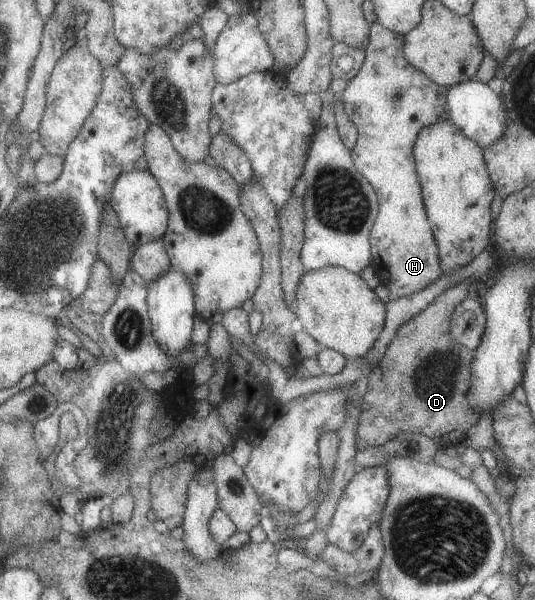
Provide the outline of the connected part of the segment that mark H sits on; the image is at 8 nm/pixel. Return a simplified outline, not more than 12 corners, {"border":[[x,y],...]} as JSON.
{"border":[[375,21],[339,99],[390,298],[442,275],[412,147],[446,88]]}

